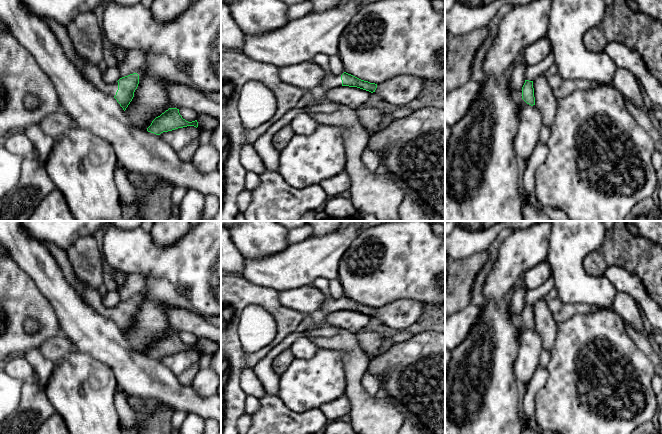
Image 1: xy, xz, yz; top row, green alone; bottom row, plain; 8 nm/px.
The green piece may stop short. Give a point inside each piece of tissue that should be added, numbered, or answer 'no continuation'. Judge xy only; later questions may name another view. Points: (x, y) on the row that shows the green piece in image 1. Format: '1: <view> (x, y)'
no continuation

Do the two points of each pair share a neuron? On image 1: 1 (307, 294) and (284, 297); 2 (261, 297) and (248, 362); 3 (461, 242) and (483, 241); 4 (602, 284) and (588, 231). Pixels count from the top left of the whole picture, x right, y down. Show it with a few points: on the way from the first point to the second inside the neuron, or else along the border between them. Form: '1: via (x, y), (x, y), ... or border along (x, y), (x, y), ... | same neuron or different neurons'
1: via (301, 297), (290, 297) | same neuron
2: via (241, 304), (233, 319), (232, 343) | same neuron
3: via (466, 242), (478, 241) | same neuron
4: via (586, 279), (577, 270), (577, 247) | same neuron

